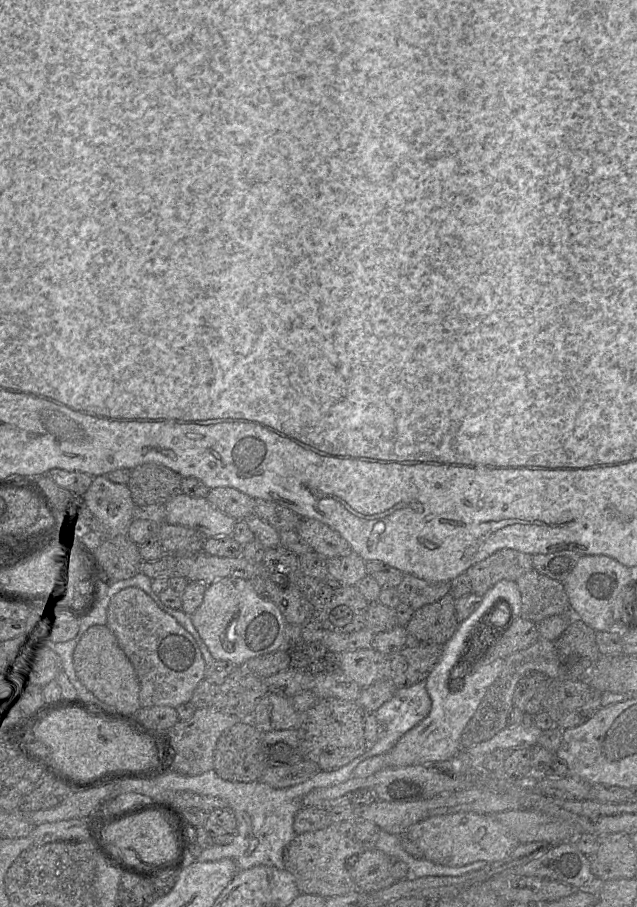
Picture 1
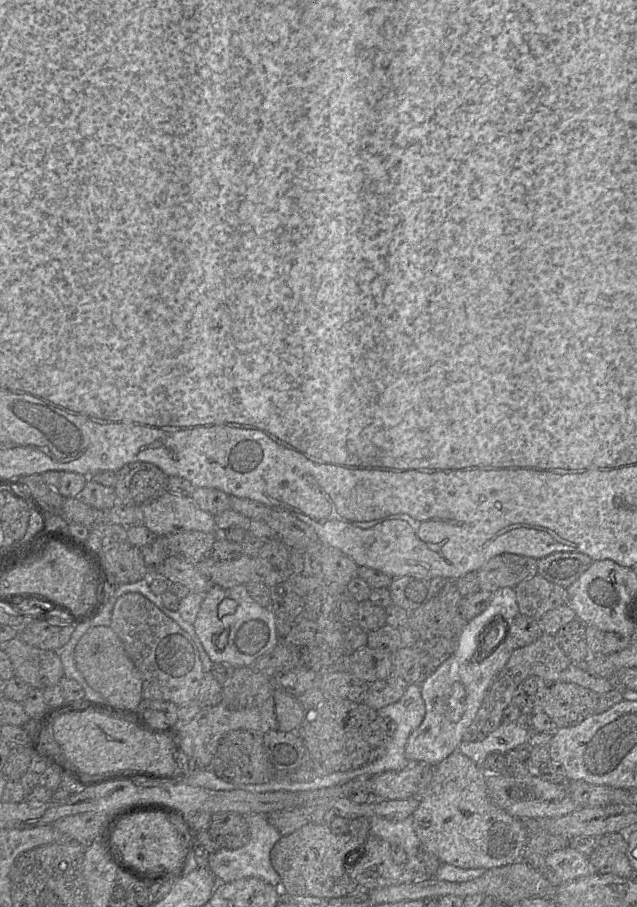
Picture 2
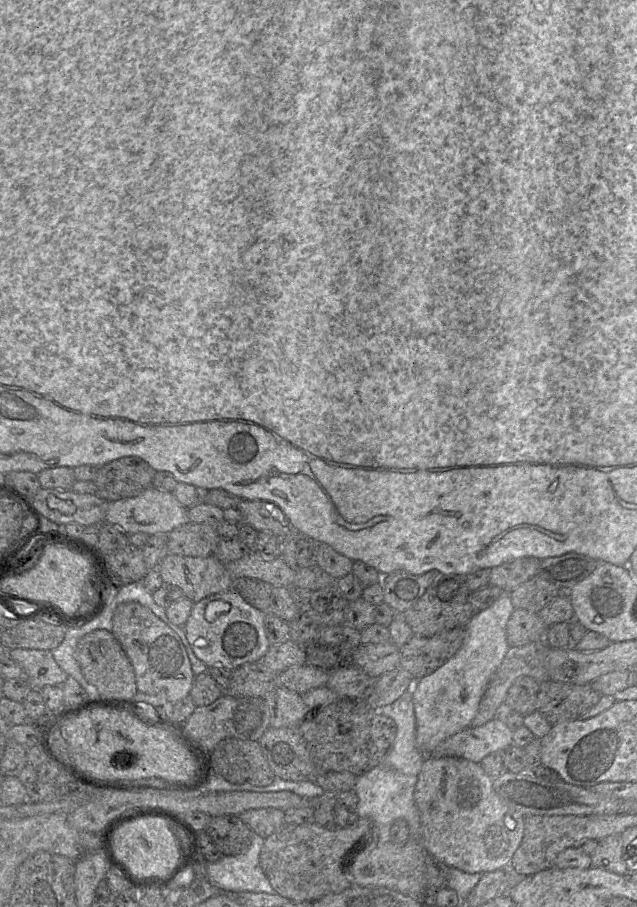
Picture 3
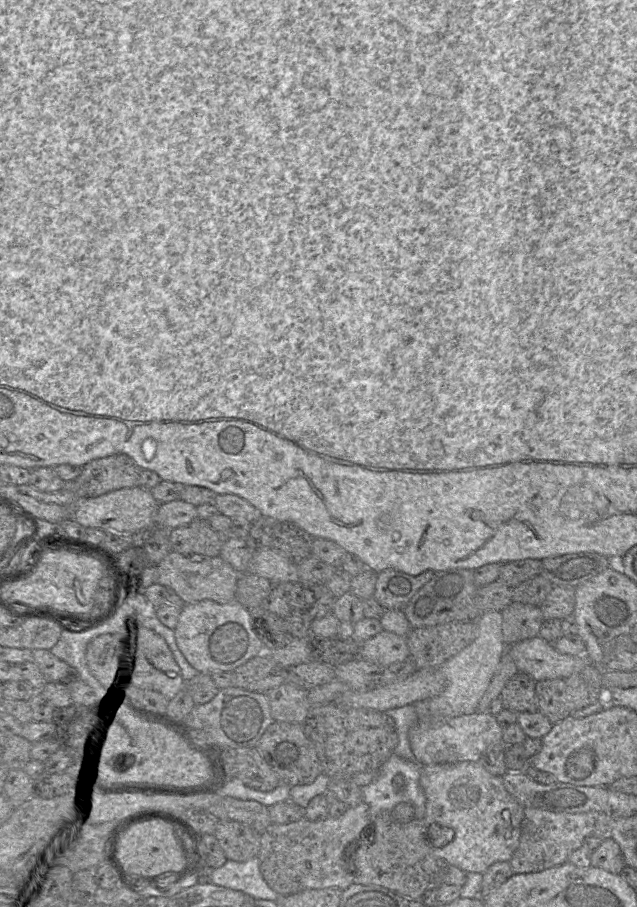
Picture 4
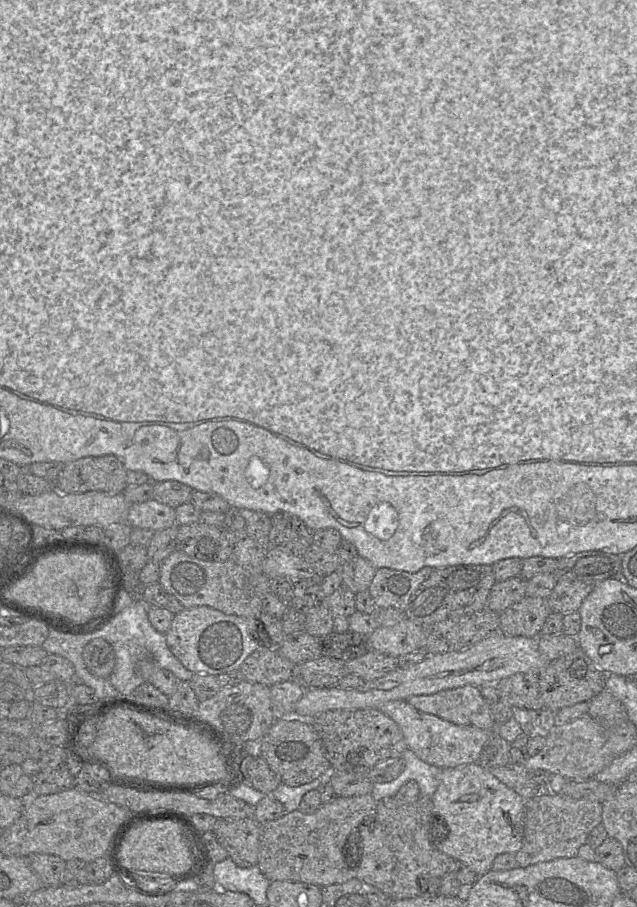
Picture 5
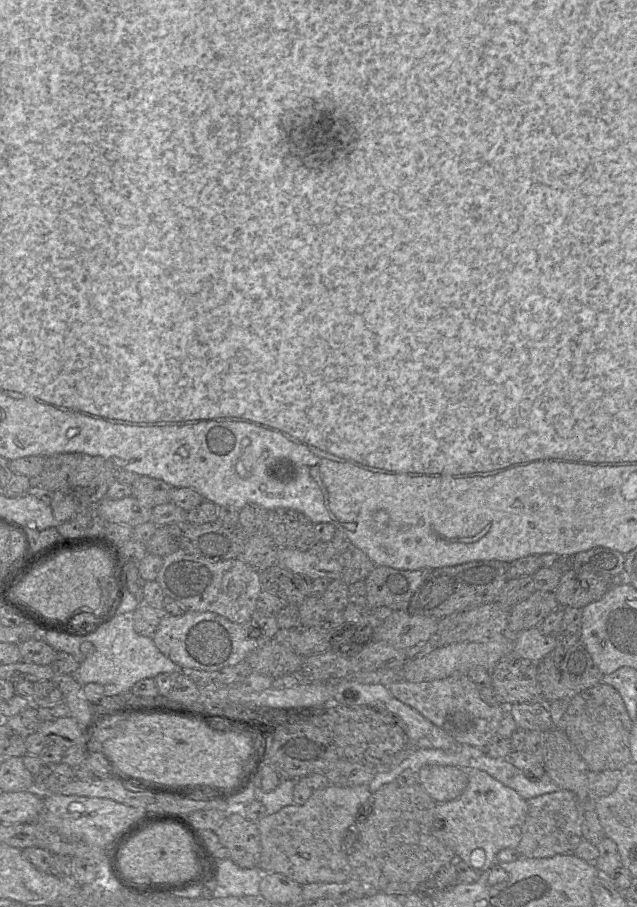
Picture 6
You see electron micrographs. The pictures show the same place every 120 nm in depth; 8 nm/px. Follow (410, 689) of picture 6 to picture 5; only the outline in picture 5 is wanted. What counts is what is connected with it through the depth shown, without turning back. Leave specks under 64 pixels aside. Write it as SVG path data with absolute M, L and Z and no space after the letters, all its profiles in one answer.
M464 685L428 695L416 695L406 701L416 709L438 716L450 723L475 726L495 733L496 723L491 714L490 704L483 697L480 687L475 685Z

